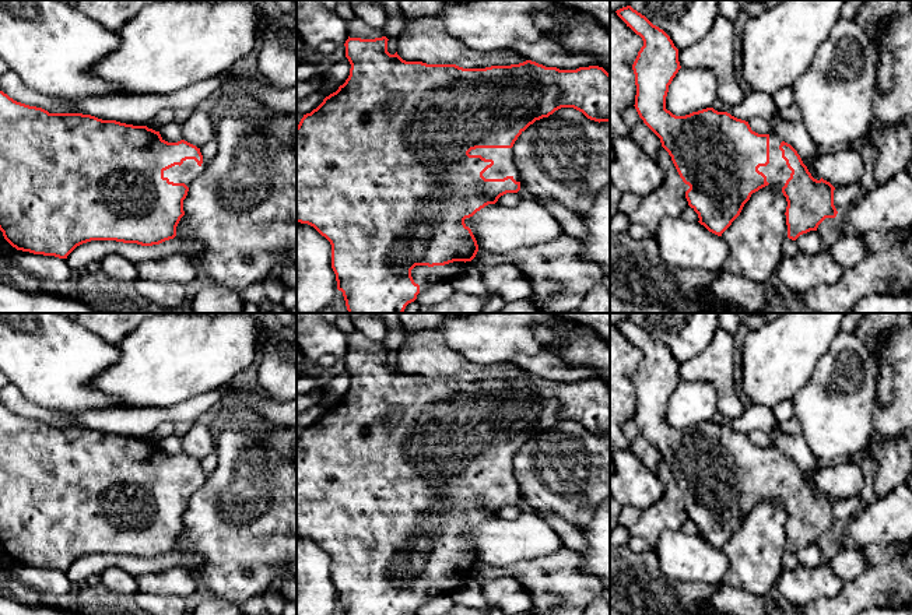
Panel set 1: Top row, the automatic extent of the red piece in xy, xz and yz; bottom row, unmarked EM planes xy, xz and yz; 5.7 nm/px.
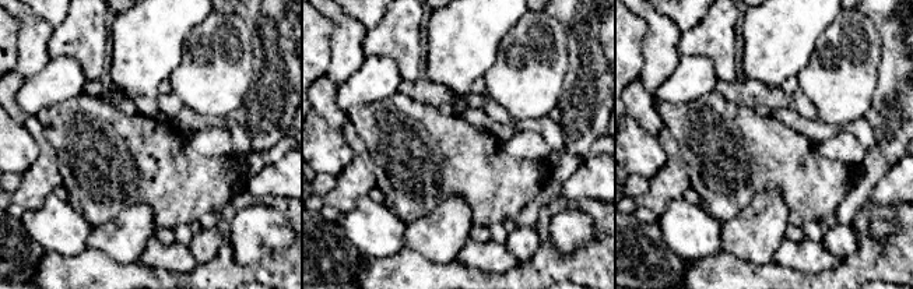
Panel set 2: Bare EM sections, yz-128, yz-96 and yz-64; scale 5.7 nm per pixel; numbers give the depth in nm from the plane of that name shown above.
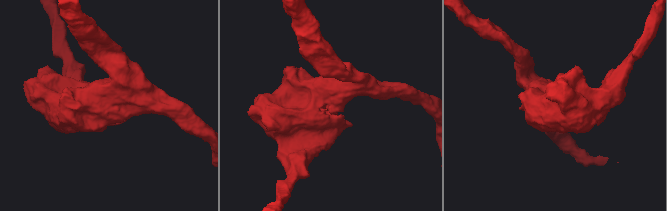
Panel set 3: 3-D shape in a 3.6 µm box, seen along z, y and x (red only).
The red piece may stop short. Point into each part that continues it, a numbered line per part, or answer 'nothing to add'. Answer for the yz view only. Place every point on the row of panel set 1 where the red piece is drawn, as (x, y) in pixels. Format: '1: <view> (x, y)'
1: yz (777, 172)

